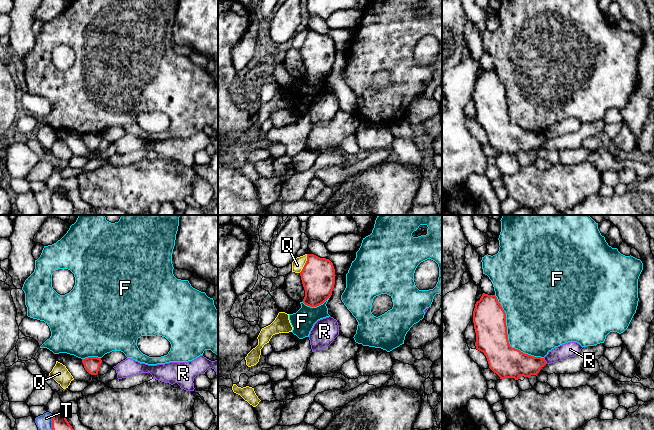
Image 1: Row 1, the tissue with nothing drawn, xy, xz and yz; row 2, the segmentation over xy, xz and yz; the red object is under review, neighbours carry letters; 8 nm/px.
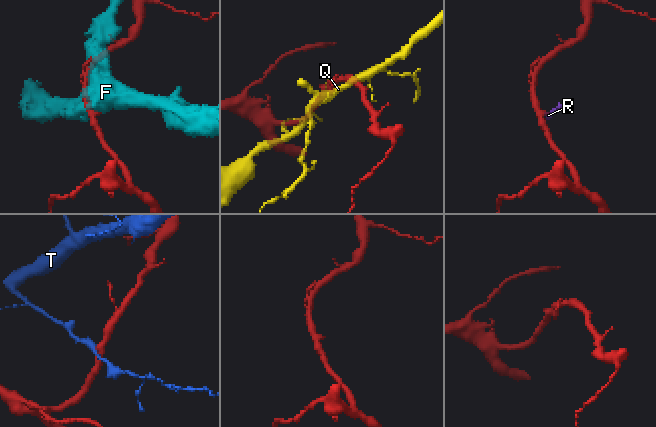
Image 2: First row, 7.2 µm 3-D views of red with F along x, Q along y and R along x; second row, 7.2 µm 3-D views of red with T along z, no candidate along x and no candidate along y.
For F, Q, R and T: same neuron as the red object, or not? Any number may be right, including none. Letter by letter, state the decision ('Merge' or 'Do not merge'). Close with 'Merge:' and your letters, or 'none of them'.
F: Do not merge
Q: Do not merge
R: Do not merge
T: Do not merge
Merge: none of them

